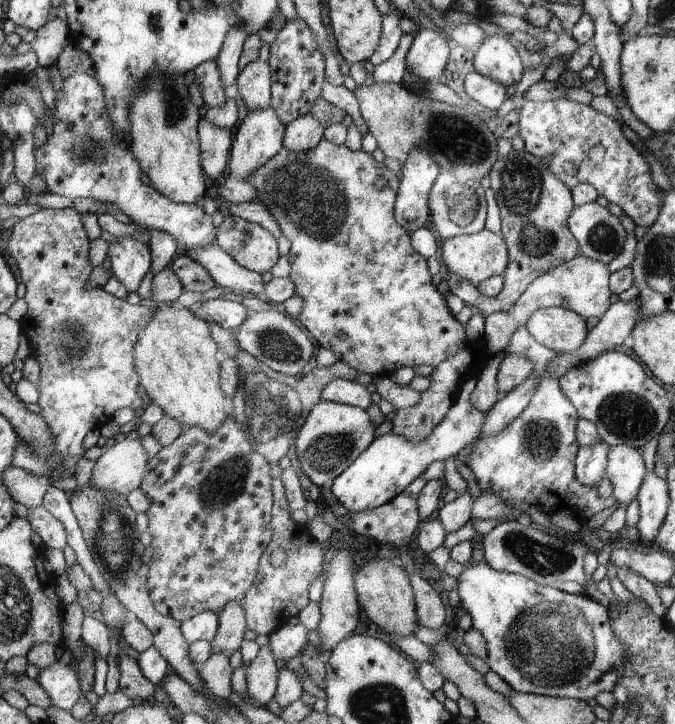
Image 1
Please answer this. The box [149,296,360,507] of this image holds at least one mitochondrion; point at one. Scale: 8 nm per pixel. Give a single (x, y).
(271, 409)

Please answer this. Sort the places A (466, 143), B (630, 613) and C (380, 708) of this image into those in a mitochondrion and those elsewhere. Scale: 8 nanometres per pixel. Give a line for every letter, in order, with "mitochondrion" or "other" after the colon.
A: mitochondrion
B: other
C: mitochondrion

